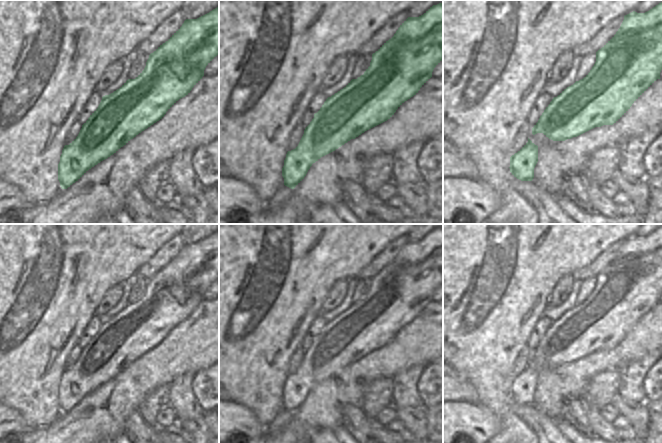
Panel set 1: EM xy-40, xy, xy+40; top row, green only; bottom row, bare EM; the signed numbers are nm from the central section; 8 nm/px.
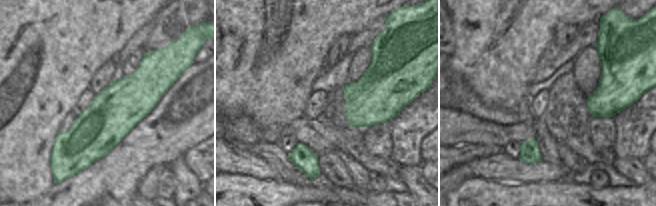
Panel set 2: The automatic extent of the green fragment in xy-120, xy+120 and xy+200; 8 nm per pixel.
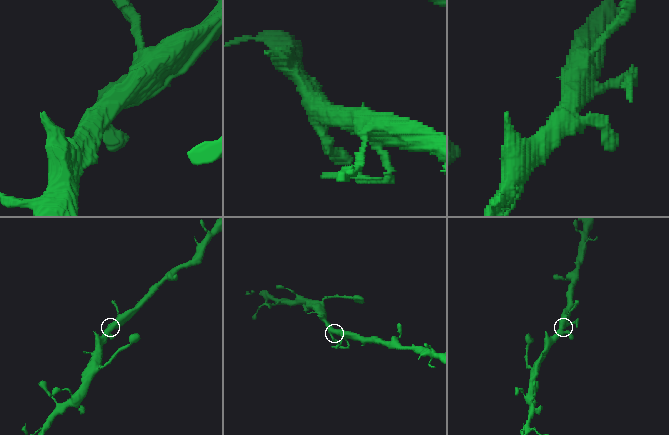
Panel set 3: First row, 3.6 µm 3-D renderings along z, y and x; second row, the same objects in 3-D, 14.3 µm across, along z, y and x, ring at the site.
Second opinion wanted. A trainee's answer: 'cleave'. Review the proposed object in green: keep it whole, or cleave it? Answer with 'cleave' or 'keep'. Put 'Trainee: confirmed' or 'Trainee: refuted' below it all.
keep
Trainee: refuted

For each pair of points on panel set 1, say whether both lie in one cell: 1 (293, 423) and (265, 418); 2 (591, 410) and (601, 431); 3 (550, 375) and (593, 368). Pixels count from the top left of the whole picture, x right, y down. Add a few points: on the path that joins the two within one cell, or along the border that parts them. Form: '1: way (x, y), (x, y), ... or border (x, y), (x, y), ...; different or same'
1: border (284, 409), (268, 425); different
2: way (593, 415), (599, 426); same
3: way (561, 375), (577, 375), (582, 371); same

